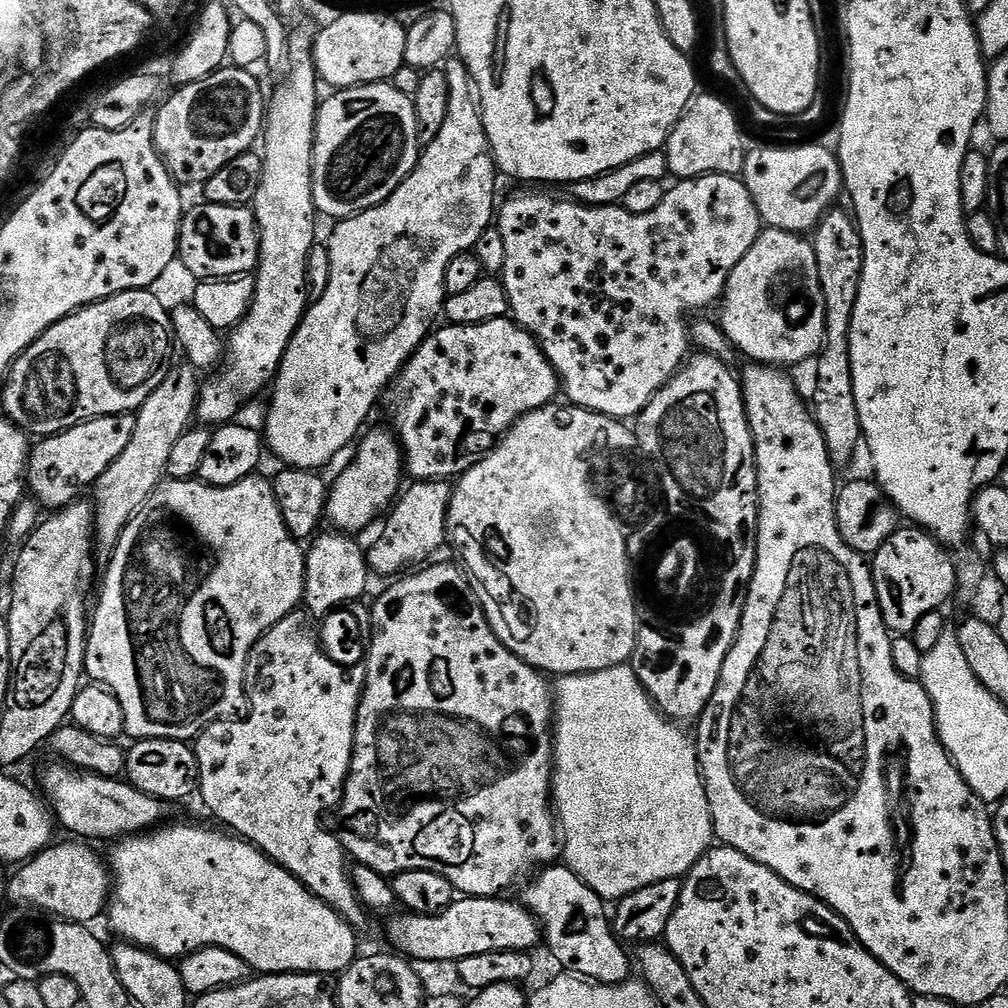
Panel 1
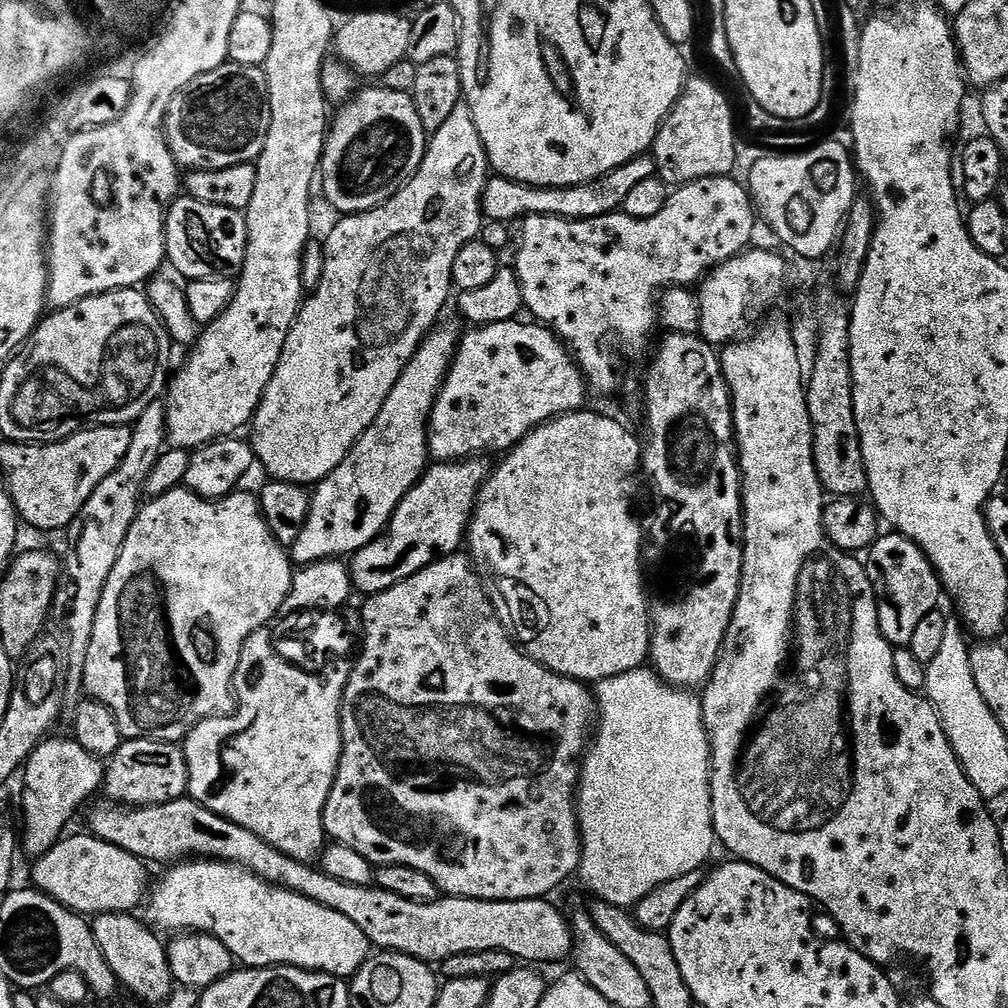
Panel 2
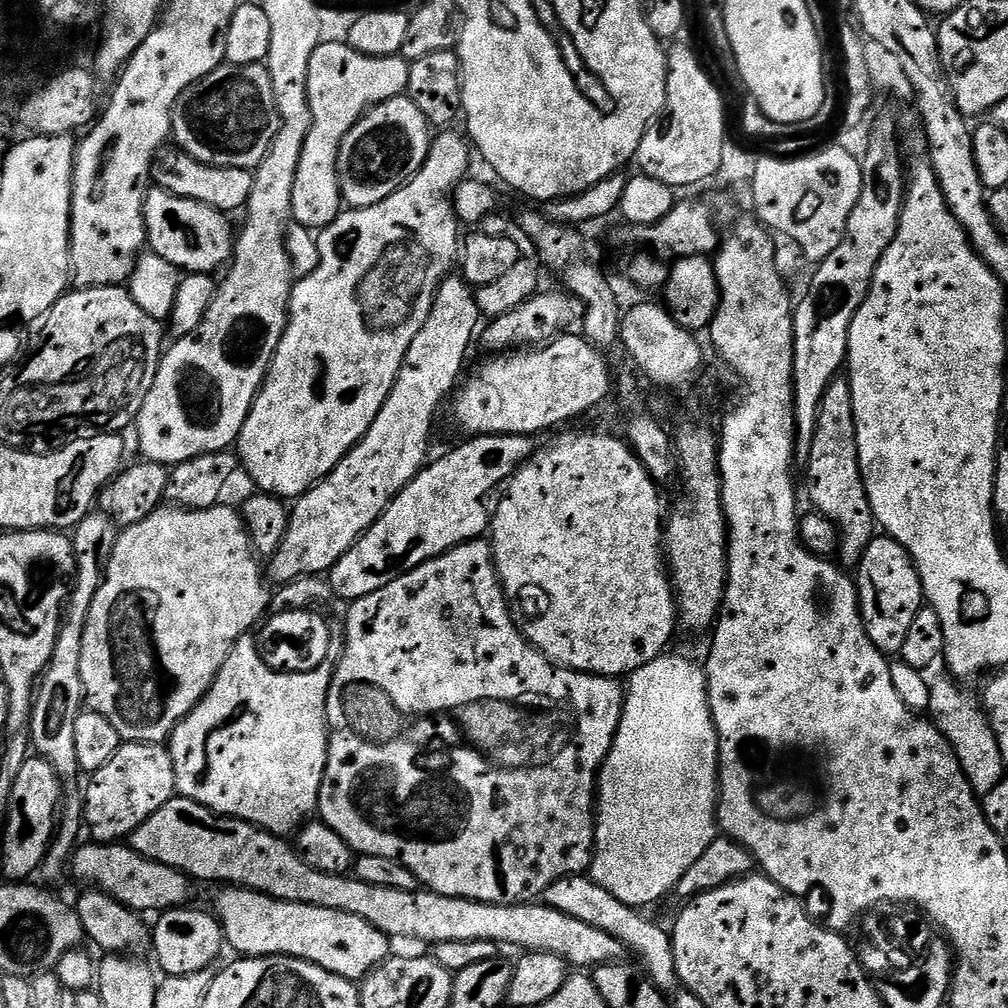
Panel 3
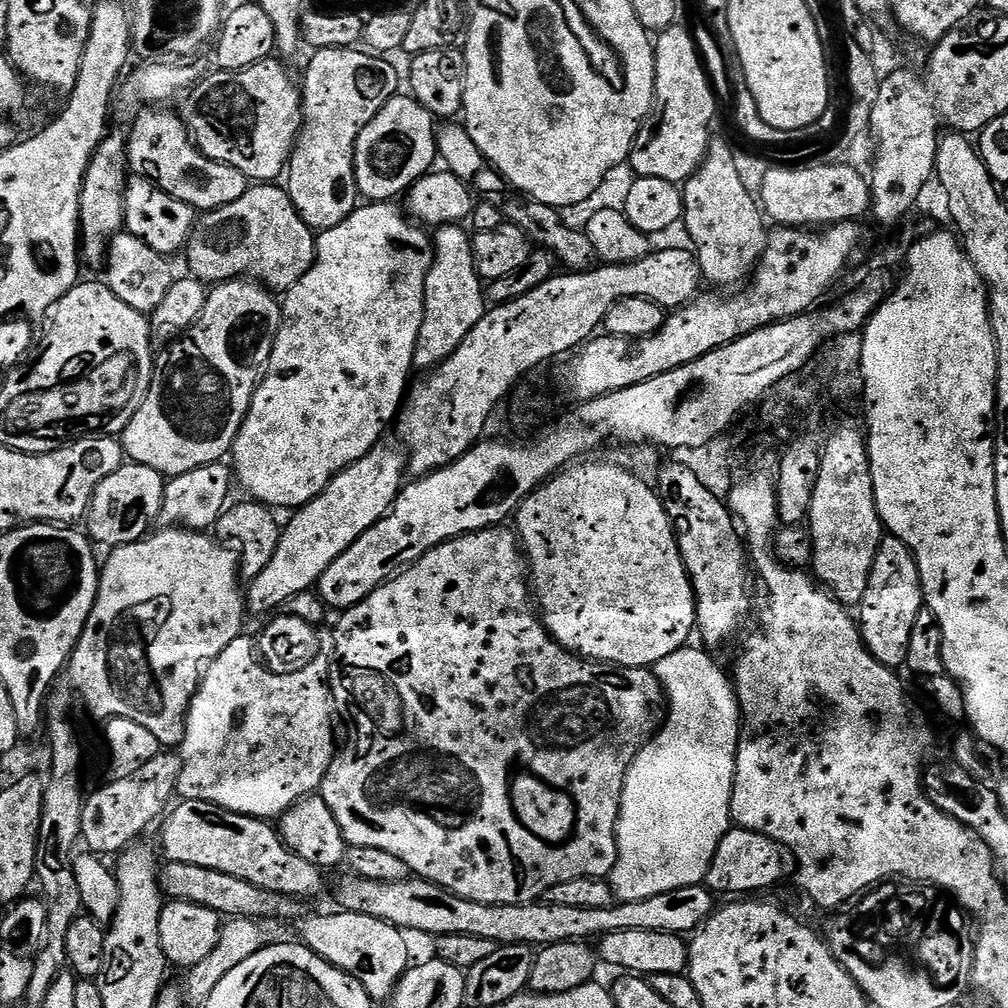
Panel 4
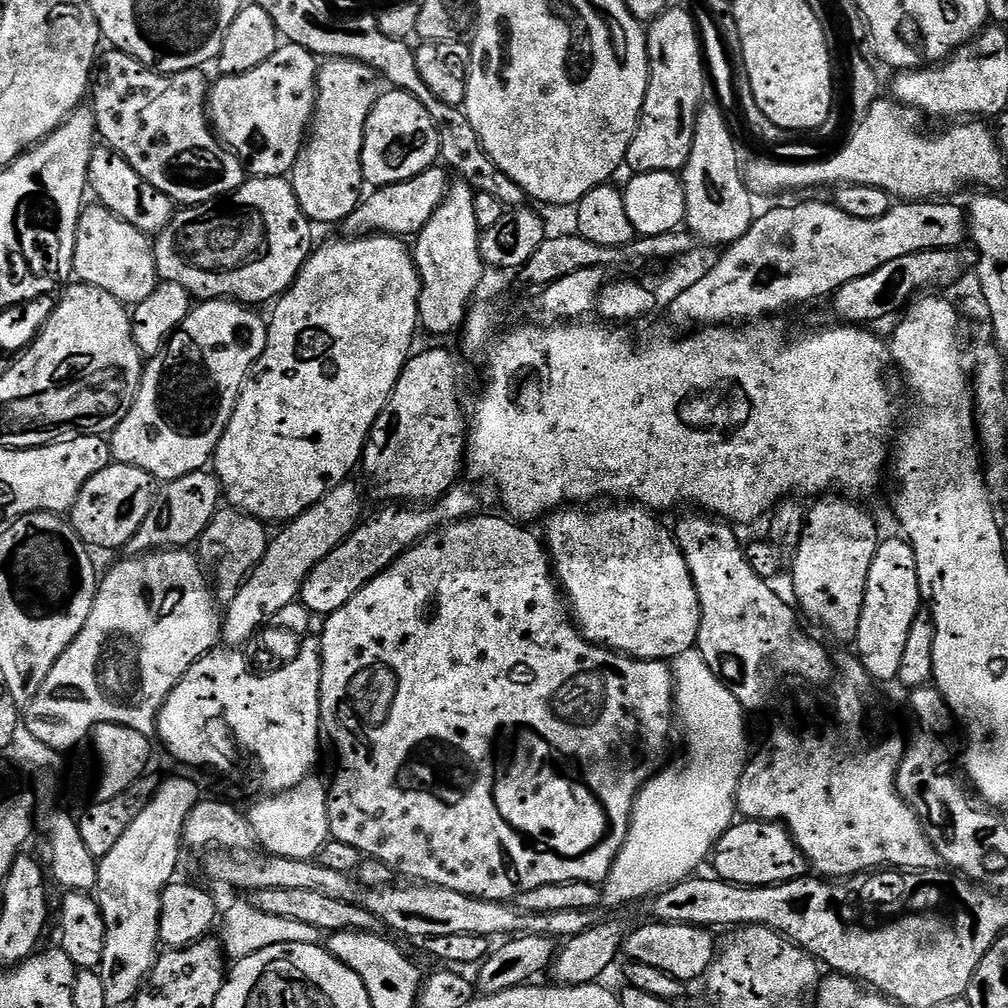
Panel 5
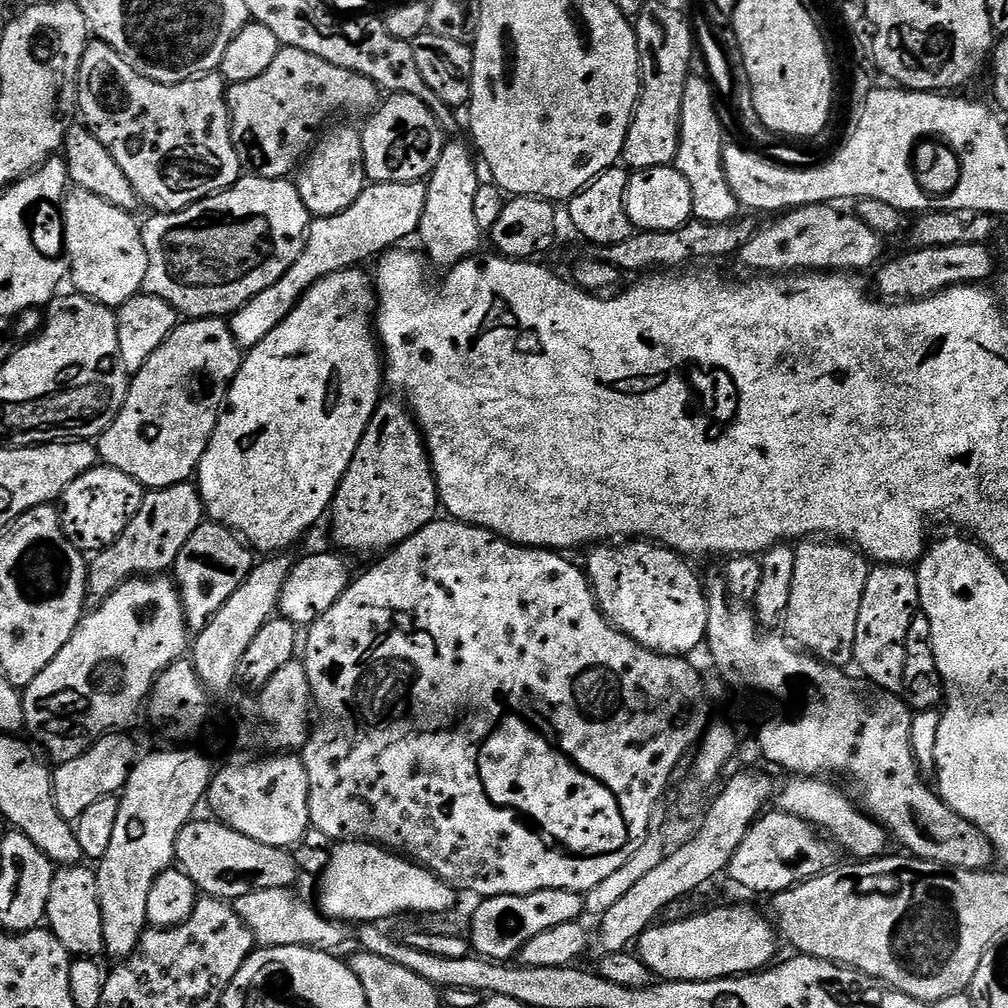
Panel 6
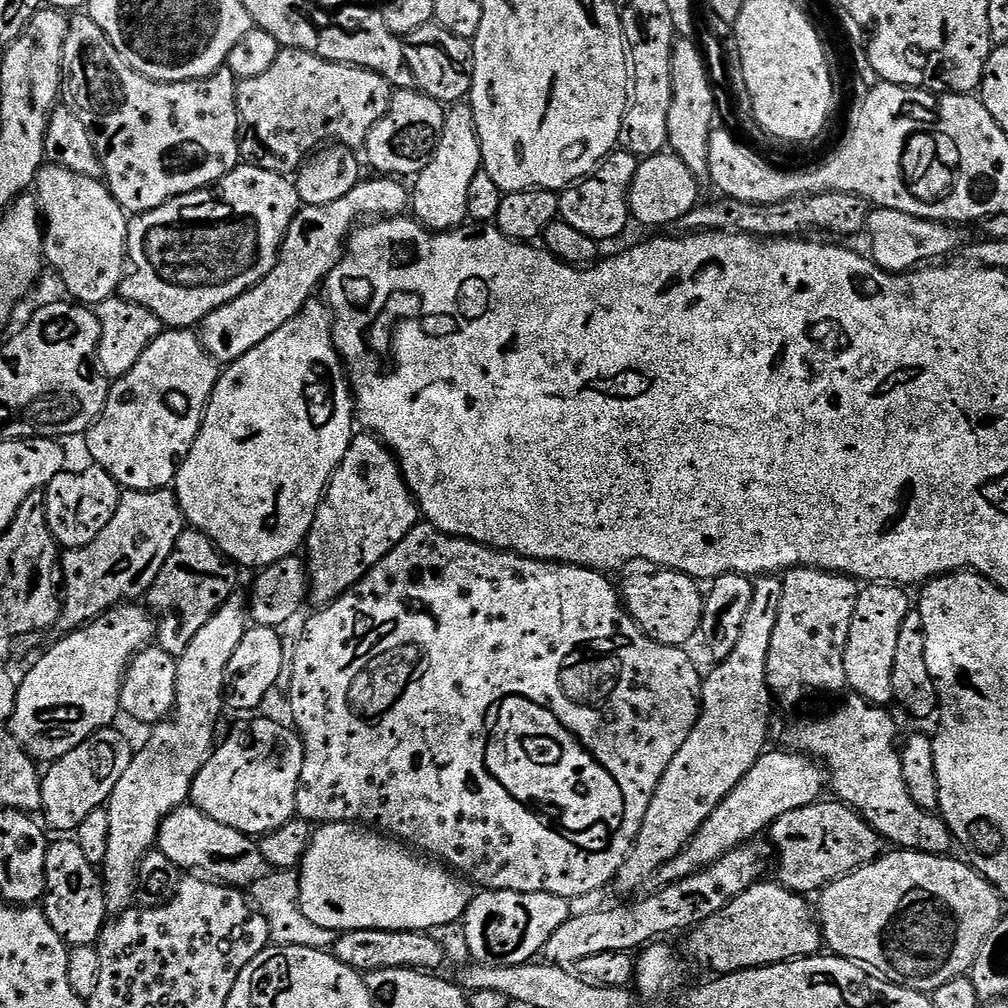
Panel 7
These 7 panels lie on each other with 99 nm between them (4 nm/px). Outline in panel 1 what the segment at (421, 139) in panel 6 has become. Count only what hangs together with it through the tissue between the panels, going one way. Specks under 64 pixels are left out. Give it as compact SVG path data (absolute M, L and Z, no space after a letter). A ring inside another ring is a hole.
M391 82L363 84L361 88L342 88L328 95L319 101L316 109L312 197L321 217L339 222L386 202L390 194L394 194L394 190L398 190L401 182L412 173L418 159L418 126L412 97L399 92Z

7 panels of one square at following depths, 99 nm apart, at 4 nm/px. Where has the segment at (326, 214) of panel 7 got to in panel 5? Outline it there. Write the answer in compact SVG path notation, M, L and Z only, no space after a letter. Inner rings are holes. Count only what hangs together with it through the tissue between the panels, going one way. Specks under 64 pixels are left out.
M433 166L409 180L377 187L373 191L376 192L373 196L365 195L361 199L357 208L348 216L346 227L352 231L349 232L352 234L415 237L424 229L426 222L430 222L430 218L434 218L434 210L438 210L438 206L442 206L442 202L448 193L449 183L449 169L444 166Z

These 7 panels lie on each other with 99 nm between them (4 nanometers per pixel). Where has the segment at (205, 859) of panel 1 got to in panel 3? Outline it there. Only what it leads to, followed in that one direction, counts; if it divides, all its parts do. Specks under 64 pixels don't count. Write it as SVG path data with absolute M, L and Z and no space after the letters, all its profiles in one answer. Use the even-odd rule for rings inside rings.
M228 886L223 890L216 896L214 912L224 930L227 947L241 957L293 956L353 982L363 981L389 959L389 937L362 918L309 904L287 904L250 888Z

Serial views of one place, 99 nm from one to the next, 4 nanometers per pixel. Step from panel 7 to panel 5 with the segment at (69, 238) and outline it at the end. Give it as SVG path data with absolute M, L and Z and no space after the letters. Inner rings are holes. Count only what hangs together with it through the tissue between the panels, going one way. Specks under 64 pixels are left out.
M99 202L89 203L80 214L80 221L76 227L76 249L72 266L75 275L83 283L93 284L106 290L106 294L118 298L126 306L135 306L141 304L146 298L150 298L150 294L154 294L158 283L153 241L145 233L130 226L130 222L115 216L109 208Z

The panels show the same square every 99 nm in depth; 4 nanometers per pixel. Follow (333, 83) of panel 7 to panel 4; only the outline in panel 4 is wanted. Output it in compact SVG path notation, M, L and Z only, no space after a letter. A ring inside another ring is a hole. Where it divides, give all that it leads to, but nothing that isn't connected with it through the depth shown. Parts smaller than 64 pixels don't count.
M269 58L254 66L246 66L246 70L213 71L213 76L206 77L196 89L193 87L183 97L184 127L188 129L192 143L200 149L200 153L211 160L234 166L234 170L238 170L252 182L275 181L276 175L279 172L281 175L287 169L304 121L301 85L292 81L291 74L279 62L281 63L279 59Z

